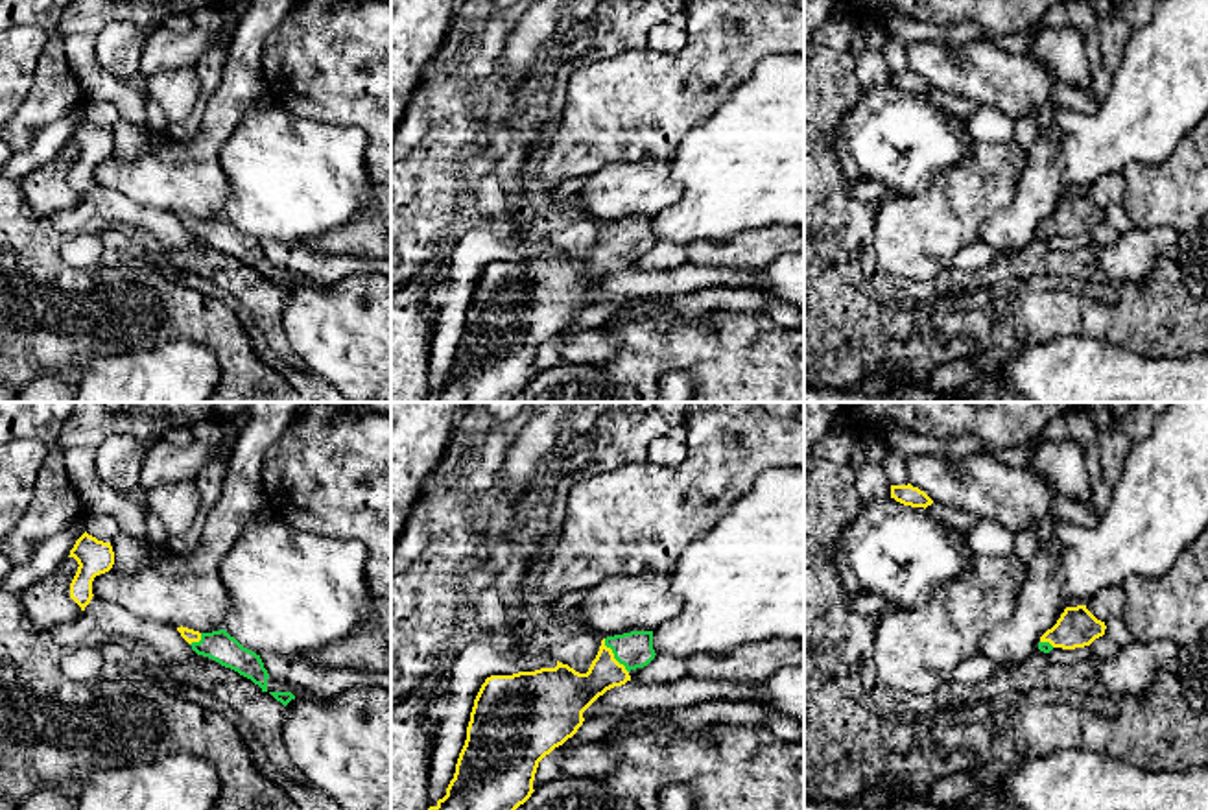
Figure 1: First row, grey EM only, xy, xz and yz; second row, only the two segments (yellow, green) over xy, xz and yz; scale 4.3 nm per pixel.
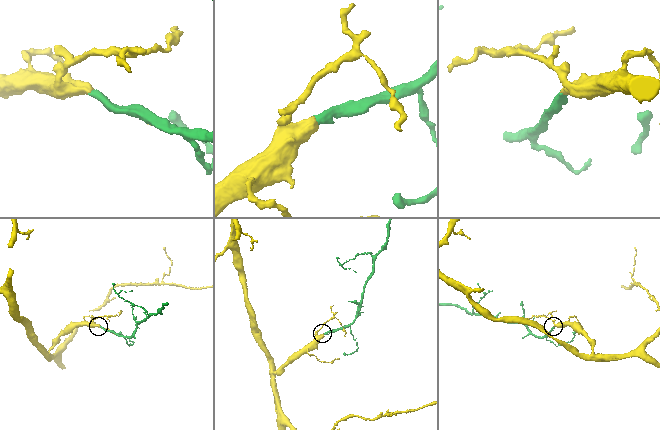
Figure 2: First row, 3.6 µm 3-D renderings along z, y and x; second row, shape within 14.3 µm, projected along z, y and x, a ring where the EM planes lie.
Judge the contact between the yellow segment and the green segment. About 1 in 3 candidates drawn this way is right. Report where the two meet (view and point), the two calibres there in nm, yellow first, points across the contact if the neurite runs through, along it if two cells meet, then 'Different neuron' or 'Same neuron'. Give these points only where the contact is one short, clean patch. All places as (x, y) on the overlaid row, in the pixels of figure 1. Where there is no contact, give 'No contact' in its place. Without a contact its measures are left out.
Touches yellow at xz (613, 655). Thickness 200 nm (yellow) against 160 nm. Path across: xz (568, 692), (581, 690), (613, 655), (635, 650). Same neuron

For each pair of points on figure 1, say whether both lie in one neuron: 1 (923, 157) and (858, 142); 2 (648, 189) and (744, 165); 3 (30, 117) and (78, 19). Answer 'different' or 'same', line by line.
1: same
2: different
3: different

